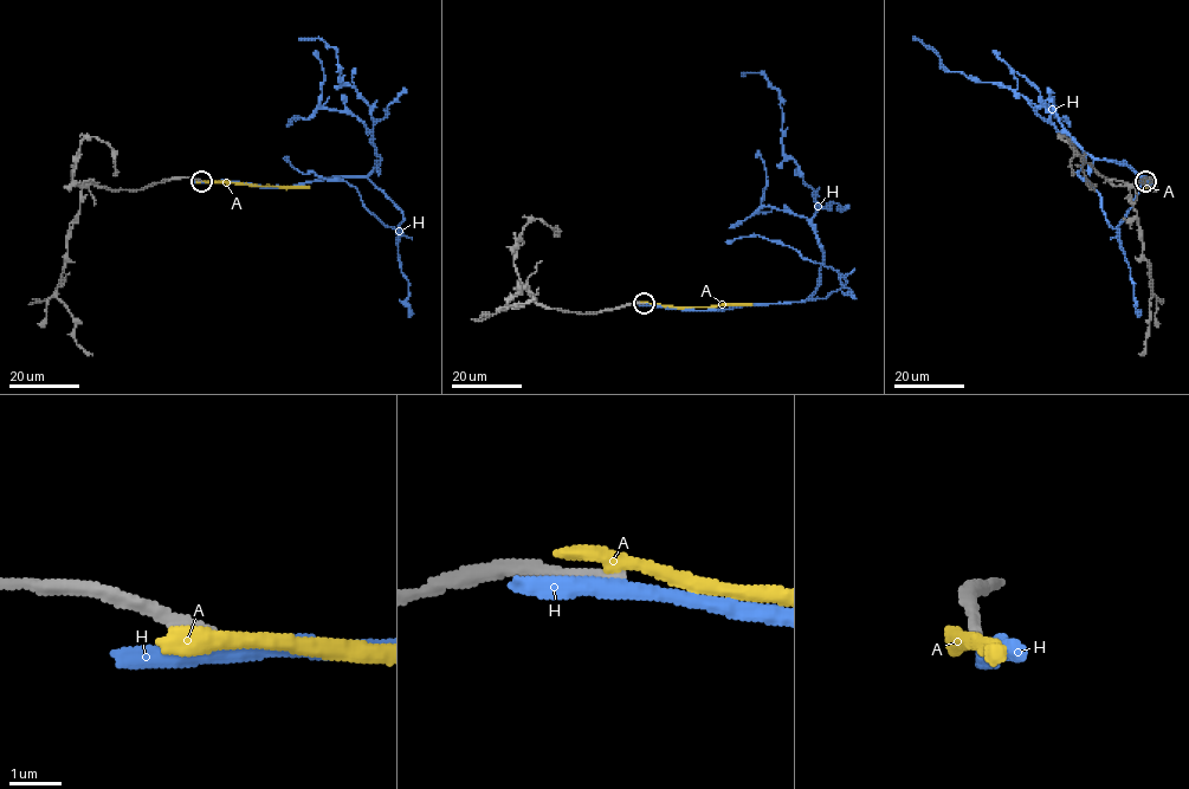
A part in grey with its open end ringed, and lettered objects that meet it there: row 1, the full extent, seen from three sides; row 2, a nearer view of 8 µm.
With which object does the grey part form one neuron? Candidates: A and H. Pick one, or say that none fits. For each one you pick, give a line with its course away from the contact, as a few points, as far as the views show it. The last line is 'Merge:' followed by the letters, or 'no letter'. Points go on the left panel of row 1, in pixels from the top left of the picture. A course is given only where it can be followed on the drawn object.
Merge: no letter

